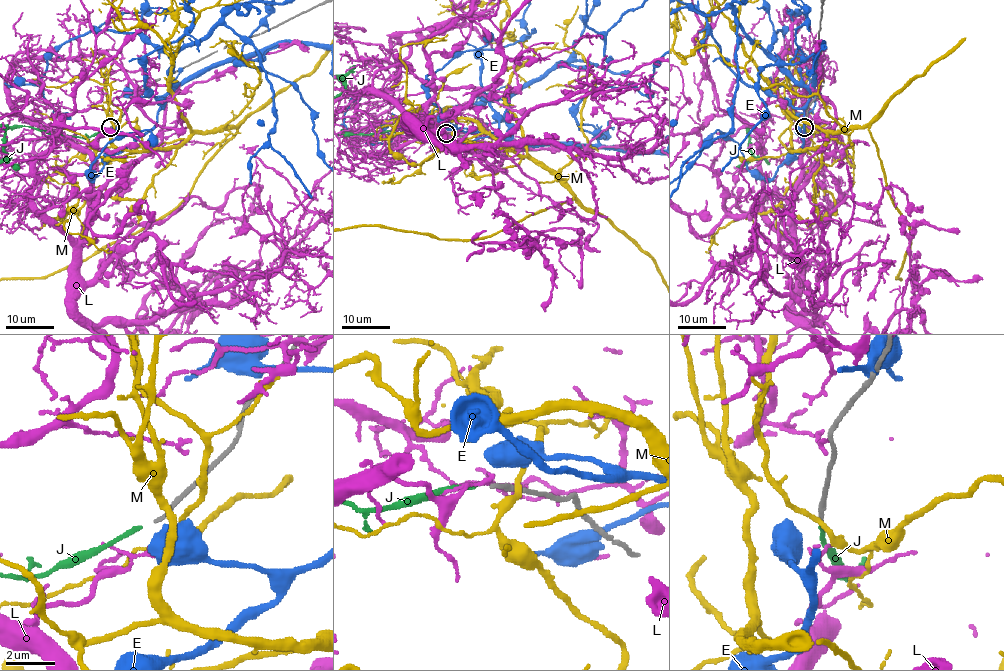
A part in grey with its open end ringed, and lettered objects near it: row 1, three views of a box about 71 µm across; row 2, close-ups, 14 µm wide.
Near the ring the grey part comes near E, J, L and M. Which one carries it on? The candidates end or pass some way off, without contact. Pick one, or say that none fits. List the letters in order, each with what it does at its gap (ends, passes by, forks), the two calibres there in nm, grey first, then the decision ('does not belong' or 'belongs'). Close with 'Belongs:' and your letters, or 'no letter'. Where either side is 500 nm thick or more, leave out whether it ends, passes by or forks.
E: 150 nm thick on the grey side, 850 nm on the other; does not belong
J: it ends there; 150 nm thick on the grey side, 150 nm on the other; belongs
L: it passes by; 150 nm thick on the grey side, 120 nm on the other; does not belong
M: it passes by; 150 nm thick on the grey side, 280 nm on the other; does not belong
Belongs: J

